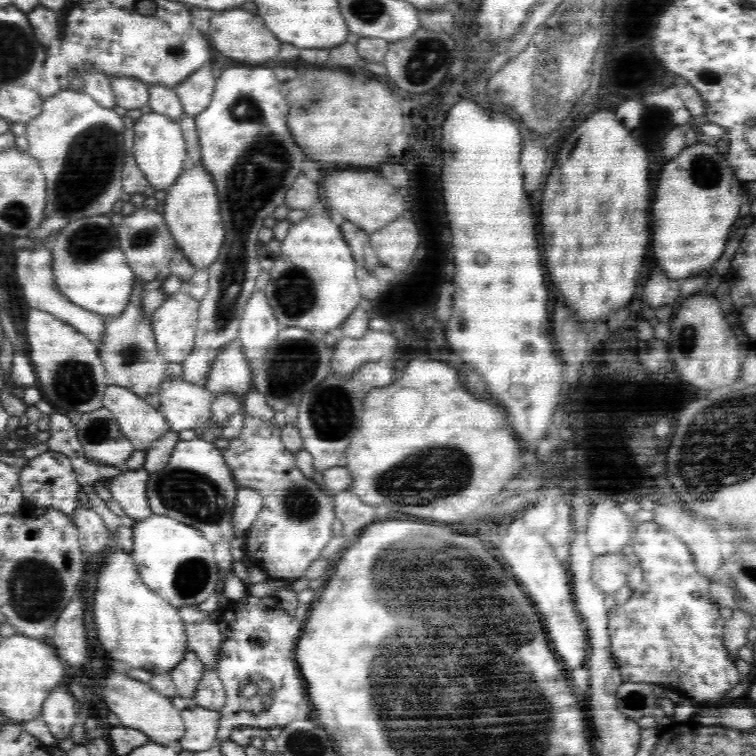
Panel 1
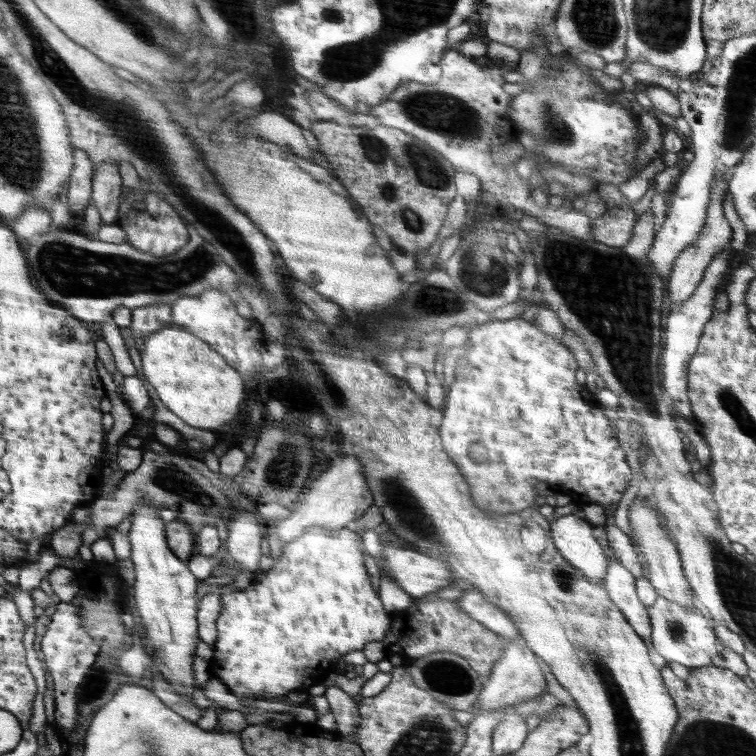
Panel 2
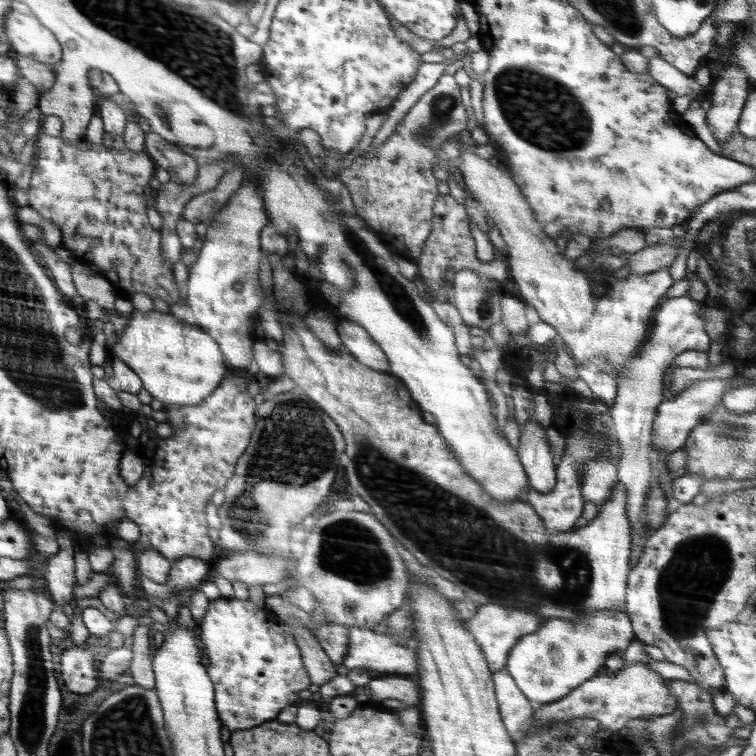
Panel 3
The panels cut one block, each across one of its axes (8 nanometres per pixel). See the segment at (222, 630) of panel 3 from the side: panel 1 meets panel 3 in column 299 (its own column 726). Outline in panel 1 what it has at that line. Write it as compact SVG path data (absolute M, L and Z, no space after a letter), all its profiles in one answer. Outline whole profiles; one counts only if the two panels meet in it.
M646 522L636 525L632 543L632 550L644 572L644 582L626 602L626 610L610 610L608 614L611 651L616 656L623 682L647 682L677 690L697 705L712 705L716 700L724 700L726 695L723 693L745 679L739 677L736 663L730 659L728 649L723 648L724 620L720 618L719 605L714 604L708 594L712 579L704 578L698 572L686 543L668 534L659 524Z

